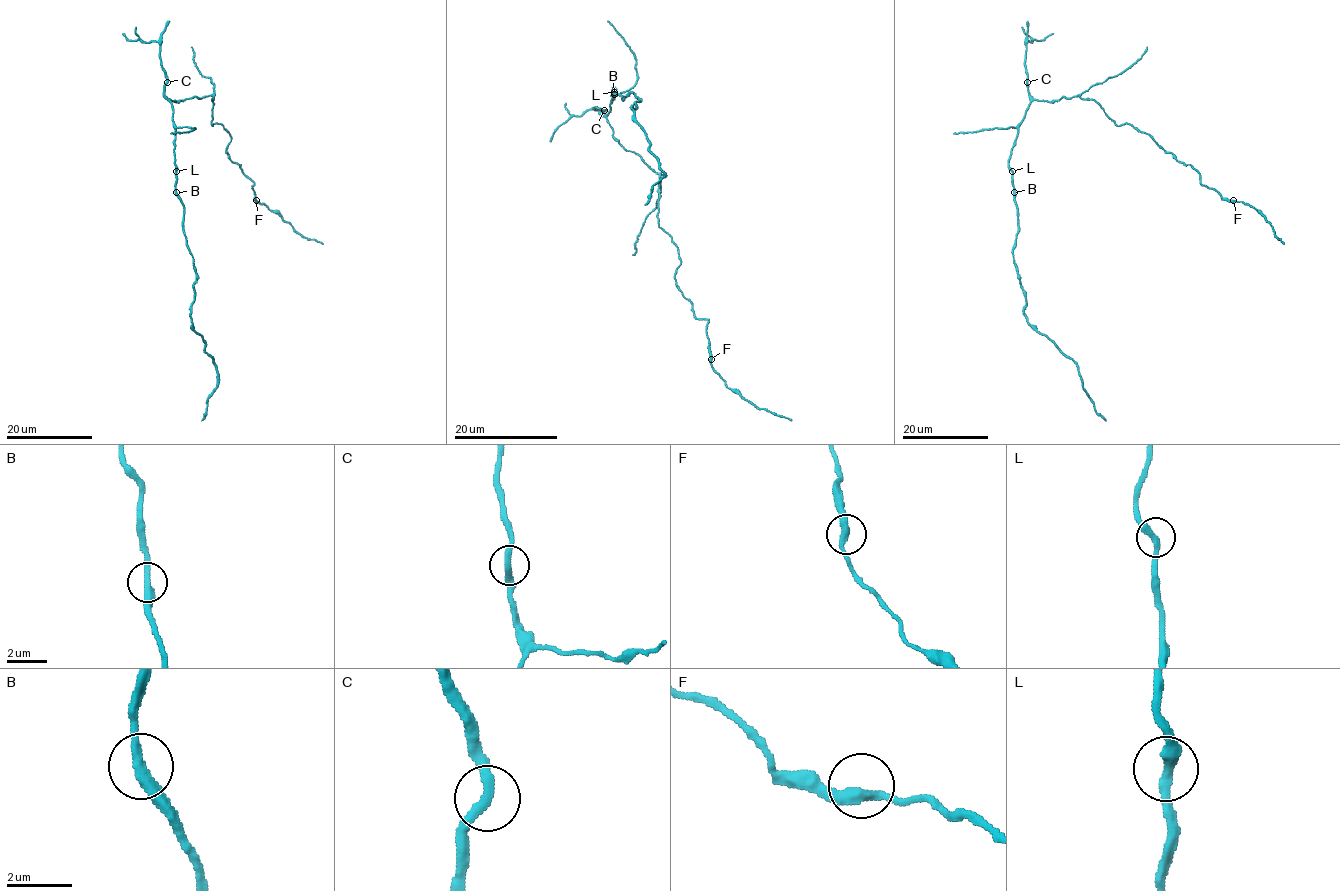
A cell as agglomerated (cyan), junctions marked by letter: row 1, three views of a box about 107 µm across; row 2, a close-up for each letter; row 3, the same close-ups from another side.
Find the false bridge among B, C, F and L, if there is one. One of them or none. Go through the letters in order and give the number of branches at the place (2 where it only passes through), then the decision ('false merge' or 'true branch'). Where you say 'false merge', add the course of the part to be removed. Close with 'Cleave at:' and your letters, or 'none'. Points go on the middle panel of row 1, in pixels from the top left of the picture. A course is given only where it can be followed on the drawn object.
B: 2 | true branch
C: 2 | true branch
F: 2 | true branch
L: 2 | true branch
Cleave at: none

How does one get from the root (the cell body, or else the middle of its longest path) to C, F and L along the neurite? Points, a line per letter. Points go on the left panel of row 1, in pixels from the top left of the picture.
C: (170, 100), (164, 95), (167, 82)
F: (170, 100), (213, 97), (211, 124), (221, 124), (228, 131), (228, 157), (254, 182), (256, 200)
L: (170, 100), (176, 171)

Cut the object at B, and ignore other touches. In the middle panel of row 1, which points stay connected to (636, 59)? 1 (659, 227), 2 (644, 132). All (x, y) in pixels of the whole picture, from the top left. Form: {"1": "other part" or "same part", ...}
{"1": "same part", "2": "other part"}

